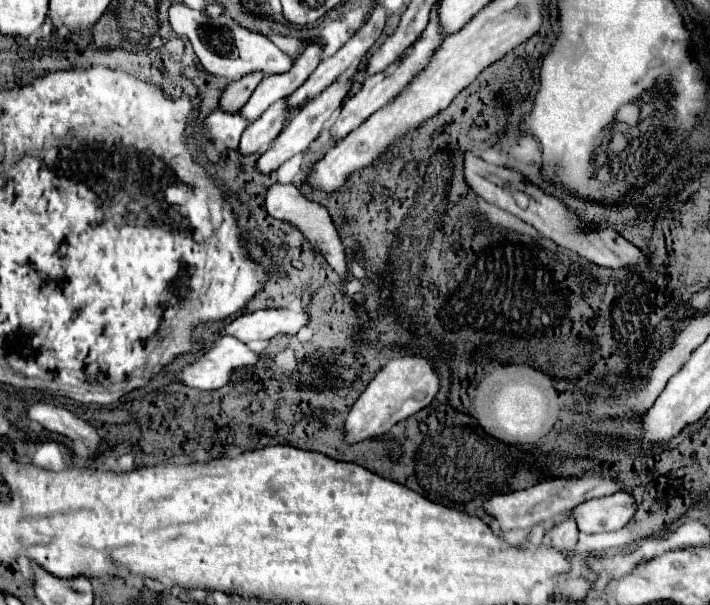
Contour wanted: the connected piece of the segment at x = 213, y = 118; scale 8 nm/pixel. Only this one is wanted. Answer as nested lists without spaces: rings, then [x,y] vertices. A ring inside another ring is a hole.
[[[213,111],[205,119],[205,135],[213,145],[225,145],[225,149],[237,149],[239,137],[245,131],[247,121],[241,119],[237,113],[225,113],[225,111]]]

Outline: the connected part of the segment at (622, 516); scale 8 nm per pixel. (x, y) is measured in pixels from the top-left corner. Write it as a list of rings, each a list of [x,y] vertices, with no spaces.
[[[619,491],[607,497],[589,499],[573,509],[581,533],[603,533],[625,527],[637,511],[635,497],[627,491]]]

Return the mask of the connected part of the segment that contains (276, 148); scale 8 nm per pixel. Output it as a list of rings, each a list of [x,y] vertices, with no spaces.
[[[347,79],[345,83],[335,81],[335,83],[329,85],[317,99],[309,101],[305,107],[301,107],[297,113],[293,113],[293,117],[289,119],[289,123],[283,127],[283,131],[279,133],[279,137],[273,141],[271,149],[267,149],[265,153],[259,155],[259,159],[257,159],[257,163],[255,163],[255,169],[257,169],[261,175],[269,175],[269,173],[273,173],[279,165],[283,165],[287,159],[291,159],[293,155],[307,151],[309,143],[319,135],[323,123],[333,115],[335,109],[341,107],[341,103],[343,103],[343,99],[345,99],[349,87],[351,87],[351,79]]]

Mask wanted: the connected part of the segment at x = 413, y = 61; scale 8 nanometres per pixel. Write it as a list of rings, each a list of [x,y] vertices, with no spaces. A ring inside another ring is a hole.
[[[437,5],[431,11],[431,23],[429,27],[421,33],[421,39],[417,39],[417,43],[413,43],[413,47],[409,47],[409,51],[405,51],[405,59],[401,59],[401,63],[393,63],[393,67],[389,67],[389,71],[383,71],[383,75],[377,75],[373,79],[367,79],[361,87],[361,91],[357,95],[353,95],[351,99],[347,99],[347,103],[343,105],[337,121],[331,125],[331,137],[333,141],[341,141],[347,133],[351,133],[353,129],[357,129],[365,117],[369,117],[373,111],[377,111],[379,107],[383,107],[385,103],[389,103],[393,97],[397,97],[405,83],[409,83],[409,79],[413,77],[413,71],[417,71],[417,67],[421,67],[421,63],[425,63],[425,59],[429,59],[429,51],[433,51],[433,47],[441,45],[443,35],[437,27],[437,15],[435,15]]]

